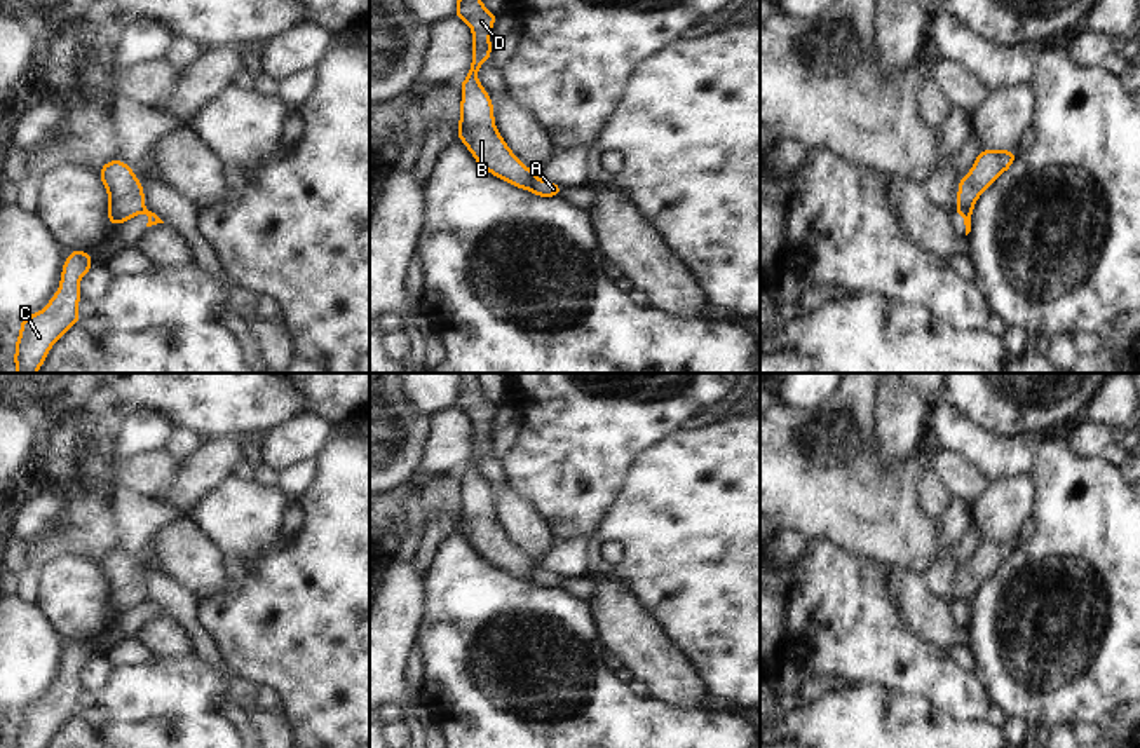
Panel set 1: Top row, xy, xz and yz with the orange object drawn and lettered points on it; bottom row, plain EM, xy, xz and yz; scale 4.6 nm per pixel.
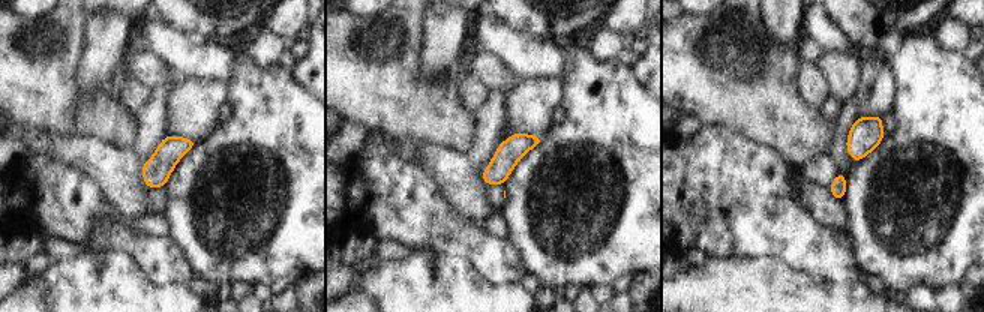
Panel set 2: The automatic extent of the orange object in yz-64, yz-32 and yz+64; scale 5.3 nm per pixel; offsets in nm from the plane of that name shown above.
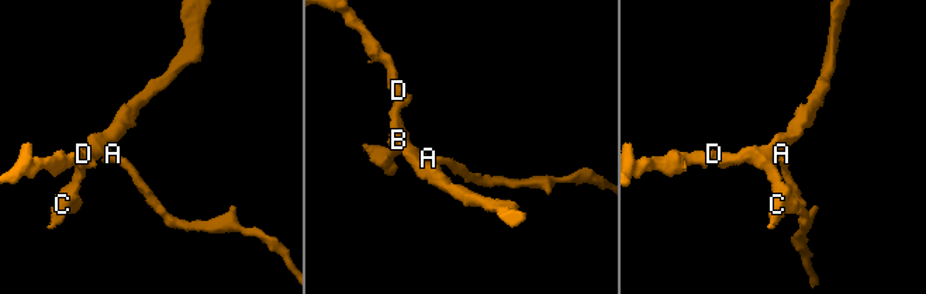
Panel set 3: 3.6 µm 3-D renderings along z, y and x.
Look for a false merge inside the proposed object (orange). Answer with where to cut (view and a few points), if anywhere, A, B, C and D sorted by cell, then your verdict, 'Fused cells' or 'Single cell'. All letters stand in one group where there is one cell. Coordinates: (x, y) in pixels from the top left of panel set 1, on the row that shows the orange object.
Split along yz (957, 206), (971, 208). Groups: A / B C D. Fused cells

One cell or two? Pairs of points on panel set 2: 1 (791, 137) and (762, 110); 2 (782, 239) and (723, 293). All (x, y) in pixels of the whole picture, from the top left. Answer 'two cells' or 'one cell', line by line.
1: one cell
2: two cells

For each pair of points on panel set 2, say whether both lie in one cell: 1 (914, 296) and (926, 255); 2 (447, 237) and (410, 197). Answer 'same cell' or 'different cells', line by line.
1: different cells
2: same cell

